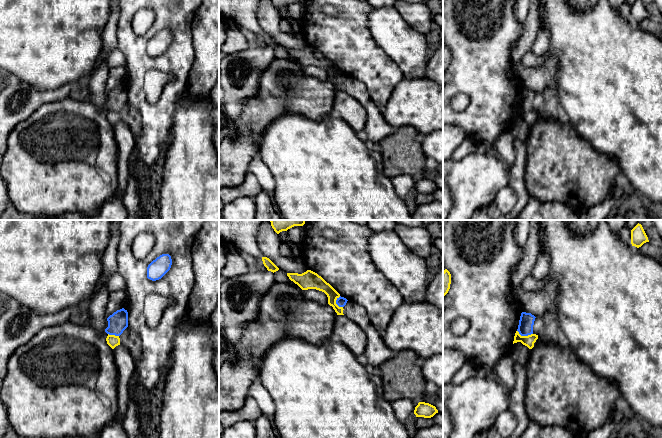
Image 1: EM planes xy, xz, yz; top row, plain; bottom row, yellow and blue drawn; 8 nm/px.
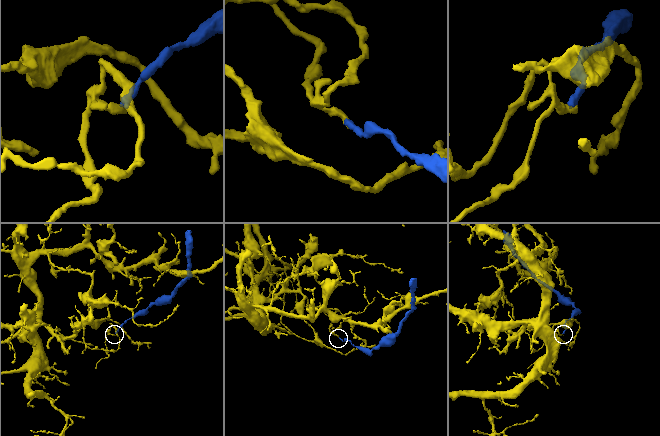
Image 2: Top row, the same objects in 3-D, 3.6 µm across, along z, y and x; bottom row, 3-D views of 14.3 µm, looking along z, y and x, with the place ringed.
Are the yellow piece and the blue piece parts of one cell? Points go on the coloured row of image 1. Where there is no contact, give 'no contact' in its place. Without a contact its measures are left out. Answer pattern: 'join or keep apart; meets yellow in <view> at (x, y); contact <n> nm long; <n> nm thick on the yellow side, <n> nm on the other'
keep apart; meets yellow in yz at (524, 336); contact 130 nm long; 90 nm thick on the yellow side, 120 nm on the other

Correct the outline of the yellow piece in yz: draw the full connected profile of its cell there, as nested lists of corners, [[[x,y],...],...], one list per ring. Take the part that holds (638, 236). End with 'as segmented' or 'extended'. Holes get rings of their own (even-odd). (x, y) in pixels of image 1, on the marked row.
[[[637,224],[631,230],[631,244],[637,248],[641,247],[644,243],[649,242],[648,237],[641,224]]]; as segmented

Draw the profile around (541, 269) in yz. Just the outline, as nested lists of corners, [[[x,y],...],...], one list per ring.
[[[539,247],[536,264],[531,272],[531,275],[536,280],[542,280],[544,277],[548,275],[549,271],[550,256],[542,247]]]

